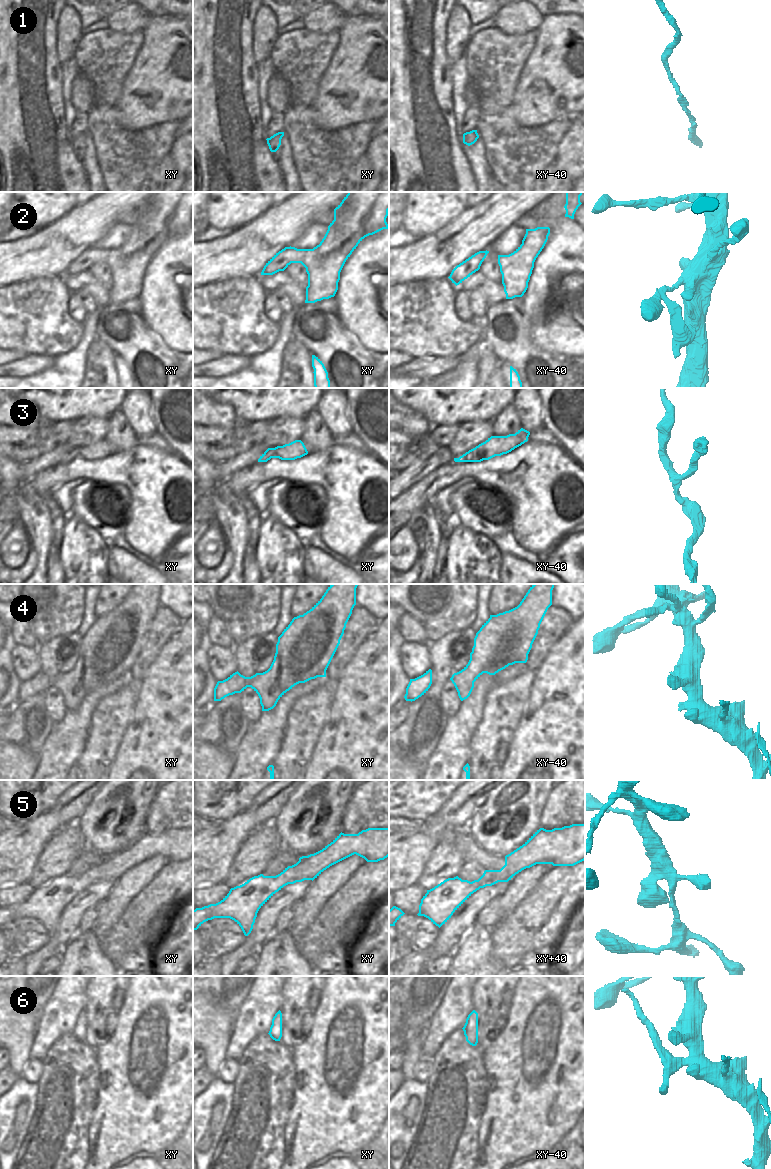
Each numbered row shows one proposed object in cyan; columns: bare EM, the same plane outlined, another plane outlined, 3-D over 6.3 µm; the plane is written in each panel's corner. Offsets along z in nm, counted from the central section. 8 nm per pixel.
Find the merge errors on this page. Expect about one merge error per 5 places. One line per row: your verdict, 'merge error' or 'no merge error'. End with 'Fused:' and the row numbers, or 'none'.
1: no merge error
2: no merge error
3: no merge error
4: no merge error
5: no merge error
6: merge error
Fused: 6

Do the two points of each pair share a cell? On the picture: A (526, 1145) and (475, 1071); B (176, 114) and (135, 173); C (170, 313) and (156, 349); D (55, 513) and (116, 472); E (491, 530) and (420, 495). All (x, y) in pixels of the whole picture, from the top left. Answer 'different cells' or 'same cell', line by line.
A: different cells
B: different cells
C: different cells
D: different cells
E: different cells

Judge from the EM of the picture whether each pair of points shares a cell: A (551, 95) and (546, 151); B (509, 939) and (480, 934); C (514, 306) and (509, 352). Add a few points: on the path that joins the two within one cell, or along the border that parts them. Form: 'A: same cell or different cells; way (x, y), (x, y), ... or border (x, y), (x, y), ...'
A: different cells; border (570, 119), (554, 119), (535, 127), (526, 128)
B: different cells; border (490, 930), (492, 955), (497, 959)
C: same cell; way (514, 317), (517, 328), (510, 336), (510, 341)

